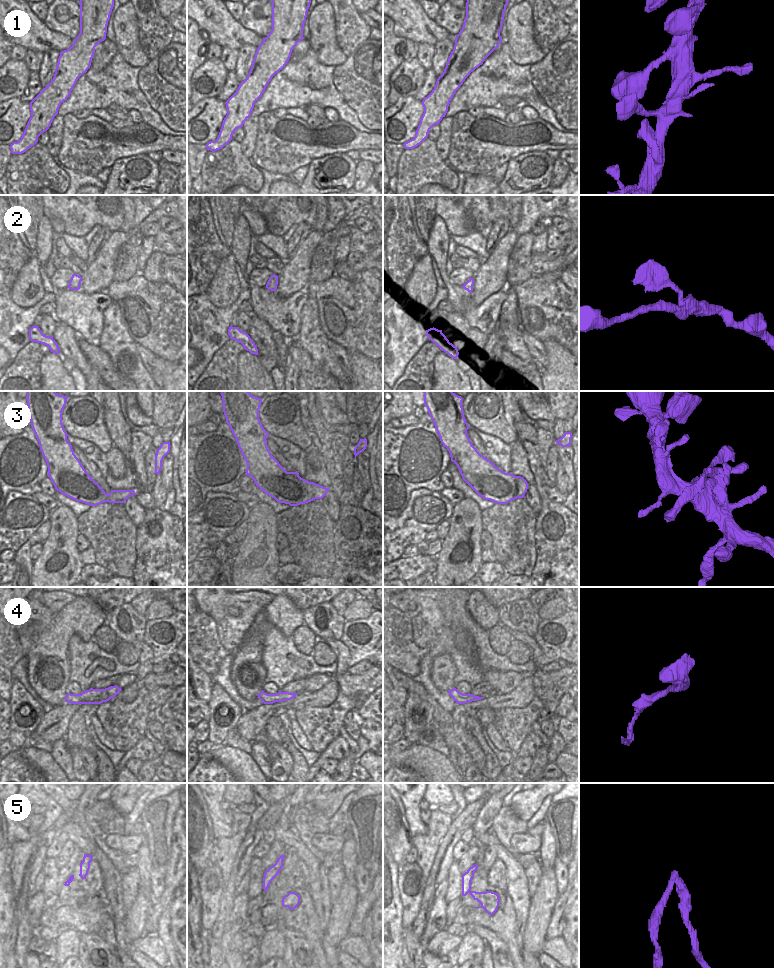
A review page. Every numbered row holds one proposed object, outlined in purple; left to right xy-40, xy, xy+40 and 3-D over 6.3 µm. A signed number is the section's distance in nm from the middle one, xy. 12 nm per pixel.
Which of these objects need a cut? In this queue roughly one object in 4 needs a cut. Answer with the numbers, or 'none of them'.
3, 5

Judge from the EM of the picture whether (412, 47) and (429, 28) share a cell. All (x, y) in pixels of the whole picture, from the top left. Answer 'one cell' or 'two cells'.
two cells

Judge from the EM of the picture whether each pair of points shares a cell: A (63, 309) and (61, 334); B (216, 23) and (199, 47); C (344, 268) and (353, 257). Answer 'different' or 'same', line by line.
A: different
B: different
C: same

